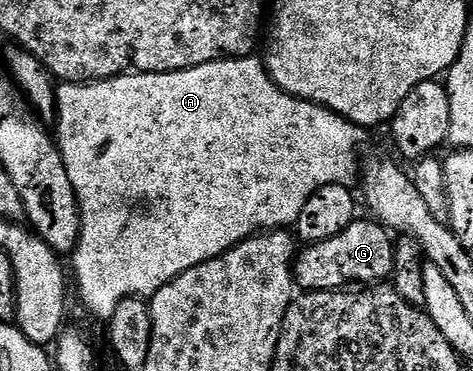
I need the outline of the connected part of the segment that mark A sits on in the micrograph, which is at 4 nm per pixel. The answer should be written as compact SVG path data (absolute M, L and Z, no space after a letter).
M251 56L249 58L227 58L220 62L200 64L196 68L177 70L176 72L168 72L167 74L139 74L137 72L131 72L122 74L118 78L109 78L103 82L62 84L59 85L56 90L56 119L57 118L58 134L56 133L56 141L58 143L58 151L62 153L64 168L68 168L68 180L72 180L72 188L76 194L78 212L80 214L80 234L77 244L74 245L72 255L72 261L74 261L74 278L78 281L78 294L82 297L83 304L86 305L96 317L102 318L102 320L108 320L112 316L112 312L116 312L116 304L120 304L120 300L124 300L125 298L149 299L150 295L156 293L160 288L164 288L164 284L168 284L176 276L180 276L184 272L188 272L192 268L196 268L200 264L204 264L208 260L212 260L216 256L228 252L236 244L240 244L246 238L252 238L255 234L269 232L271 230L293 227L295 223L297 223L300 212L304 209L304 204L308 204L308 196L312 196L312 192L316 192L322 186L338 182L342 186L353 187L360 174L358 149L361 148L362 141L365 140L367 134L367 131L363 129L363 127L358 126L355 122L349 122L347 118L342 118L326 106L317 106L315 102L306 102L302 98L297 98L288 92L284 92L270 79L270 73L266 71L263 59L258 56Z

